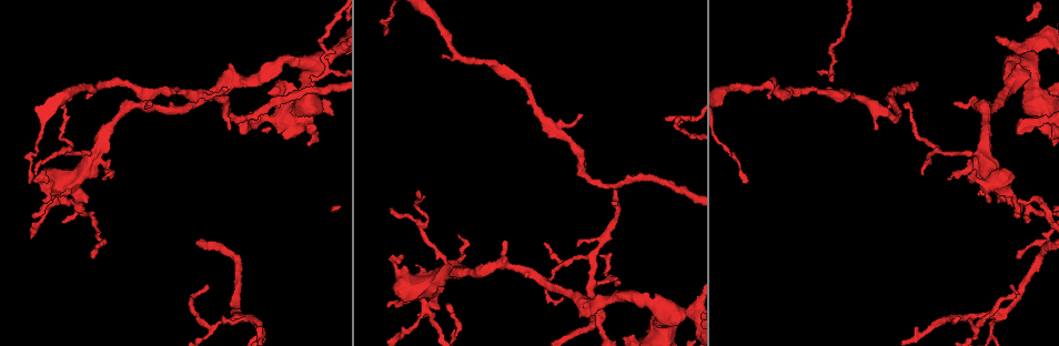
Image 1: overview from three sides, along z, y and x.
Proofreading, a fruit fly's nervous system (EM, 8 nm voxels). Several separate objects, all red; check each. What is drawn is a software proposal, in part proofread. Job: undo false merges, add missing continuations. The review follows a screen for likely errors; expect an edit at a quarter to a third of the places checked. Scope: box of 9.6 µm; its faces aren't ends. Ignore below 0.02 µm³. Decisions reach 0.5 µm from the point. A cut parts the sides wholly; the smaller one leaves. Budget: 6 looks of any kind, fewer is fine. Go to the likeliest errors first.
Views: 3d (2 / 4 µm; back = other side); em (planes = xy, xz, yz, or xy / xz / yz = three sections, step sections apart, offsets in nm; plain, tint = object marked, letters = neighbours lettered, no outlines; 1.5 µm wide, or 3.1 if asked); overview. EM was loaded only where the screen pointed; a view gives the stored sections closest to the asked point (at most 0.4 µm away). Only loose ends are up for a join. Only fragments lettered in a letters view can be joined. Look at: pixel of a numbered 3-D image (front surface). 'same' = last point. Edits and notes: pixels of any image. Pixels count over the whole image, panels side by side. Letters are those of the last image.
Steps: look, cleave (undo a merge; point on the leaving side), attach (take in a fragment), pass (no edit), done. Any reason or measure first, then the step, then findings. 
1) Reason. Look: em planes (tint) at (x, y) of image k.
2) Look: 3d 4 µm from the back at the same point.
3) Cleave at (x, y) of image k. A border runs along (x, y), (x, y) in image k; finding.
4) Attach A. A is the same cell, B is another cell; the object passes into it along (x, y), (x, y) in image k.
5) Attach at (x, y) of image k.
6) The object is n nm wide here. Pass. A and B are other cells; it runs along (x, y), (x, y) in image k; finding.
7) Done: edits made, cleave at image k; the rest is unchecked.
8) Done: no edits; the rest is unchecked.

Sudden change in width. Look: 3d 2 µm at (432, 303) of image 1.

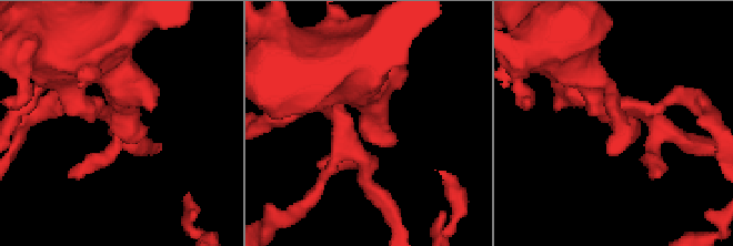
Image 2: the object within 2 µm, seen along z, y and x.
Need the tissue. Look: em planes (letters) at (125, 122) of image 2.

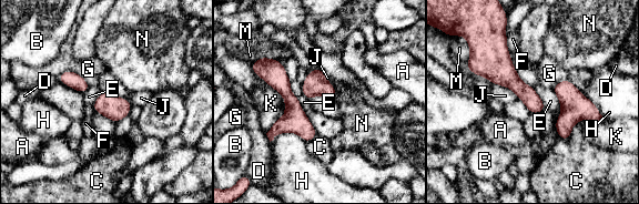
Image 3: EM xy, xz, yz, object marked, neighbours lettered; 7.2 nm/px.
Pass. A, B, C, D, E, F, G, H, J, K, M and N are other cells; continuous, no second neuron.

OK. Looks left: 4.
Tapers out. Look: em yz step 8 (letters) at (959, 317) of image 1.

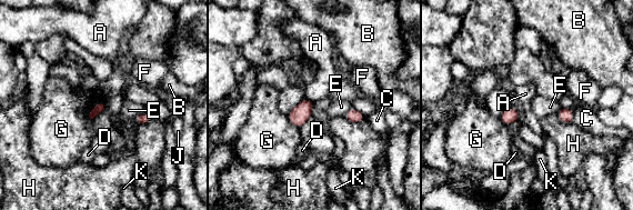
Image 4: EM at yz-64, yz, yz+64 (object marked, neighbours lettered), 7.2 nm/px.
Pass. A, B, C, D, E, F, G, H, J and K are other cells; a border runs along (102, 103), (91, 110), (90, 119) in image 4; no lettered fragment goes on from it.

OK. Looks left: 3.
Look: em planes (letters) at (390, 208) of image 1.

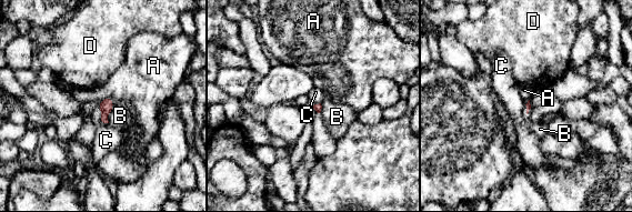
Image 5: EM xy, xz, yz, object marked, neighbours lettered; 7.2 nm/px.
Pass. A, B, C and D are other cells; a border runs along (98, 104), (100, 119), (108, 123) in image 5; no lettered fragment goes on from it.

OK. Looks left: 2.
Done: no edits; the rest is unchecked.

